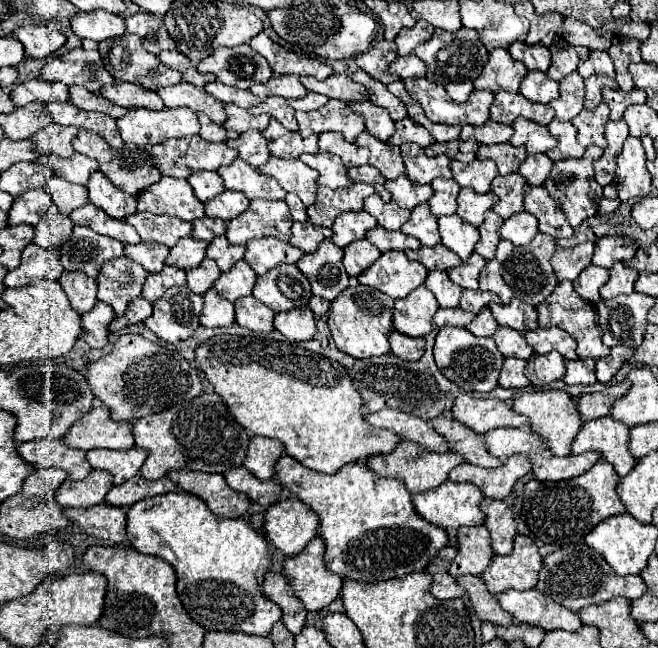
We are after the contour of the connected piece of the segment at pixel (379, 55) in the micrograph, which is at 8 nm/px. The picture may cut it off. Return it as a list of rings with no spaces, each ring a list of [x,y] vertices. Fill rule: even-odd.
[[[378,42],[376,46],[372,46],[368,52],[356,56],[356,64],[360,70],[364,70],[366,74],[370,74],[374,80],[382,82],[382,84],[390,84],[394,80],[398,80],[396,76],[392,76],[388,72],[388,64],[396,58],[396,44],[394,42]]]

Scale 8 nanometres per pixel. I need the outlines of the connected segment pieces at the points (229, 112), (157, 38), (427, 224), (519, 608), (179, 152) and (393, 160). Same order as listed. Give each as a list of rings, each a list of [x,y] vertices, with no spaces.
[[[226,104],[224,106],[226,110],[226,122],[224,122],[224,128],[226,130],[236,130],[236,132],[246,132],[250,128],[256,128],[256,130],[264,130],[268,126],[268,120],[270,116],[268,114],[260,114],[260,116],[254,116],[250,114],[248,110],[236,106],[236,104]]]
[[[136,12],[132,16],[126,18],[126,30],[130,34],[140,36],[142,46],[152,52],[152,54],[160,54],[164,50],[174,50],[176,44],[172,42],[172,38],[168,36],[164,22],[160,16],[152,16],[148,12]]]
[[[420,204],[412,210],[408,222],[402,226],[402,232],[418,238],[422,242],[422,246],[436,246],[440,242],[438,222],[432,216],[428,204]]]
[[[534,588],[524,592],[506,590],[506,592],[500,592],[496,598],[500,606],[514,616],[516,622],[538,626],[544,632],[548,630],[576,632],[582,626],[576,612],[562,608],[560,604],[542,596],[540,592],[534,592]]]
[[[198,134],[188,138],[170,138],[150,146],[148,156],[162,176],[188,178],[200,170],[218,170],[220,166],[232,164],[238,152],[228,148],[224,142],[212,144],[202,140]]]
[[[362,132],[356,138],[356,144],[370,150],[370,164],[376,166],[386,180],[394,180],[394,178],[400,178],[406,174],[406,168],[404,168],[398,148],[392,148],[390,144],[376,140],[368,132]]]

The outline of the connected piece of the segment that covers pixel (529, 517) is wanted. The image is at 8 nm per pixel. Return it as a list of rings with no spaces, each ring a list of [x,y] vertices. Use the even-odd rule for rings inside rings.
[[[600,460],[586,474],[570,480],[526,482],[522,498],[522,520],[534,534],[534,544],[538,548],[564,548],[580,544],[584,542],[584,536],[602,520],[622,514],[624,506],[614,490],[618,480],[620,478],[616,478],[614,468],[606,460]]]

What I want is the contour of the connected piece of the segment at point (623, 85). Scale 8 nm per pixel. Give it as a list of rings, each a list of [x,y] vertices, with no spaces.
[[[614,38],[612,46],[608,50],[614,68],[616,68],[616,82],[622,92],[632,90],[632,78],[628,76],[628,66],[632,62],[640,62],[640,42],[638,40],[628,40],[628,38]]]

